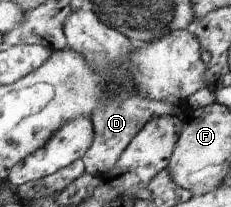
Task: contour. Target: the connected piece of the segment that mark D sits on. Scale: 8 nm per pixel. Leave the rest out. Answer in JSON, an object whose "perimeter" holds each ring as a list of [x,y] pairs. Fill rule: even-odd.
{"perimeter":[[[130,89],[118,94],[115,99],[110,99],[110,102],[106,102],[102,108],[98,108],[92,117],[95,126],[94,142],[83,158],[87,165],[87,173],[98,177],[105,175],[108,170],[112,170],[132,140],[139,135],[139,132],[150,120],[171,114],[183,115],[184,112],[185,110],[180,111],[174,104],[144,98],[142,94]]]}

